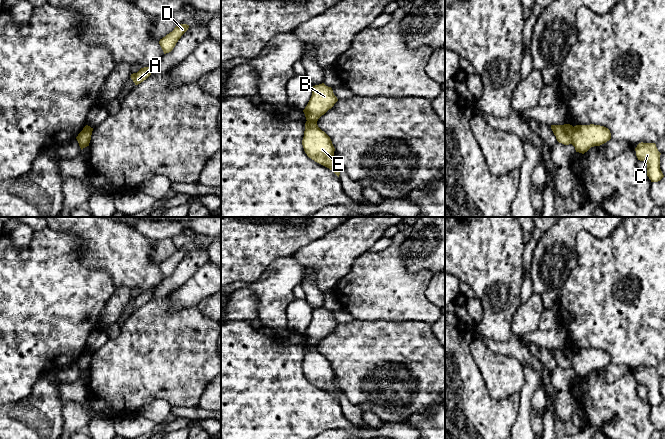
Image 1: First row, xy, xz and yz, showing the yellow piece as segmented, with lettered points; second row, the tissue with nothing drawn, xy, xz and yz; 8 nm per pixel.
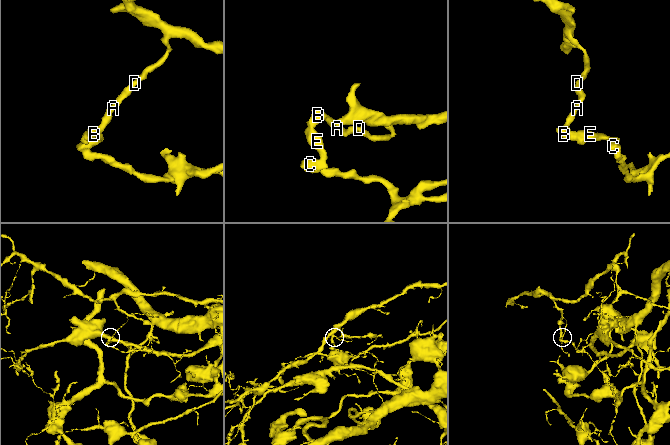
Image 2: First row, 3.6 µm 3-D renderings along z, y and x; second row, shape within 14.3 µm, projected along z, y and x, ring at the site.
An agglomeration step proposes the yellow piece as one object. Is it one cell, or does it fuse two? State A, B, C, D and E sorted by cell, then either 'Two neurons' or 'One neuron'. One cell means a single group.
Groups: A B D / C E. Two neurons

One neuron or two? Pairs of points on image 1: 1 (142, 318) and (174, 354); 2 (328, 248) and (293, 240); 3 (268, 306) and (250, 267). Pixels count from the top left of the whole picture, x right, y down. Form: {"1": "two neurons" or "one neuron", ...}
{"1": "one neuron", "2": "two neurons", "3": "two neurons"}

